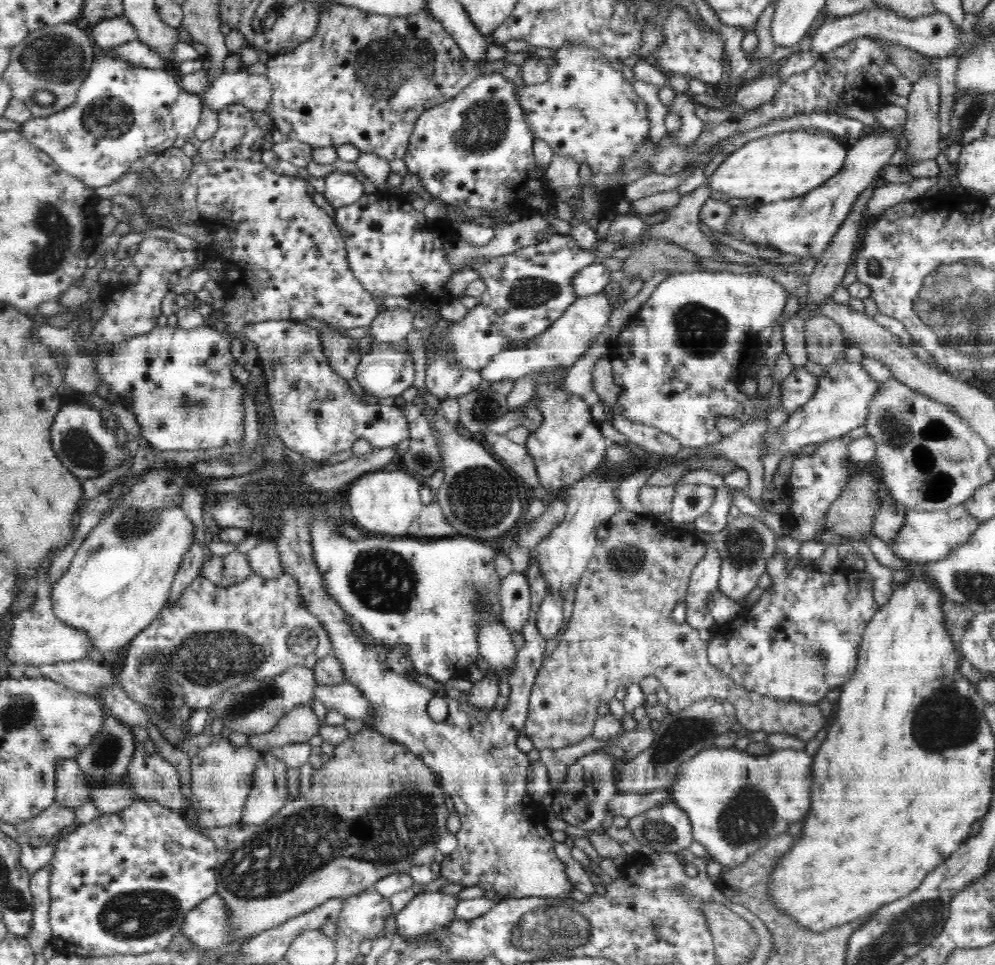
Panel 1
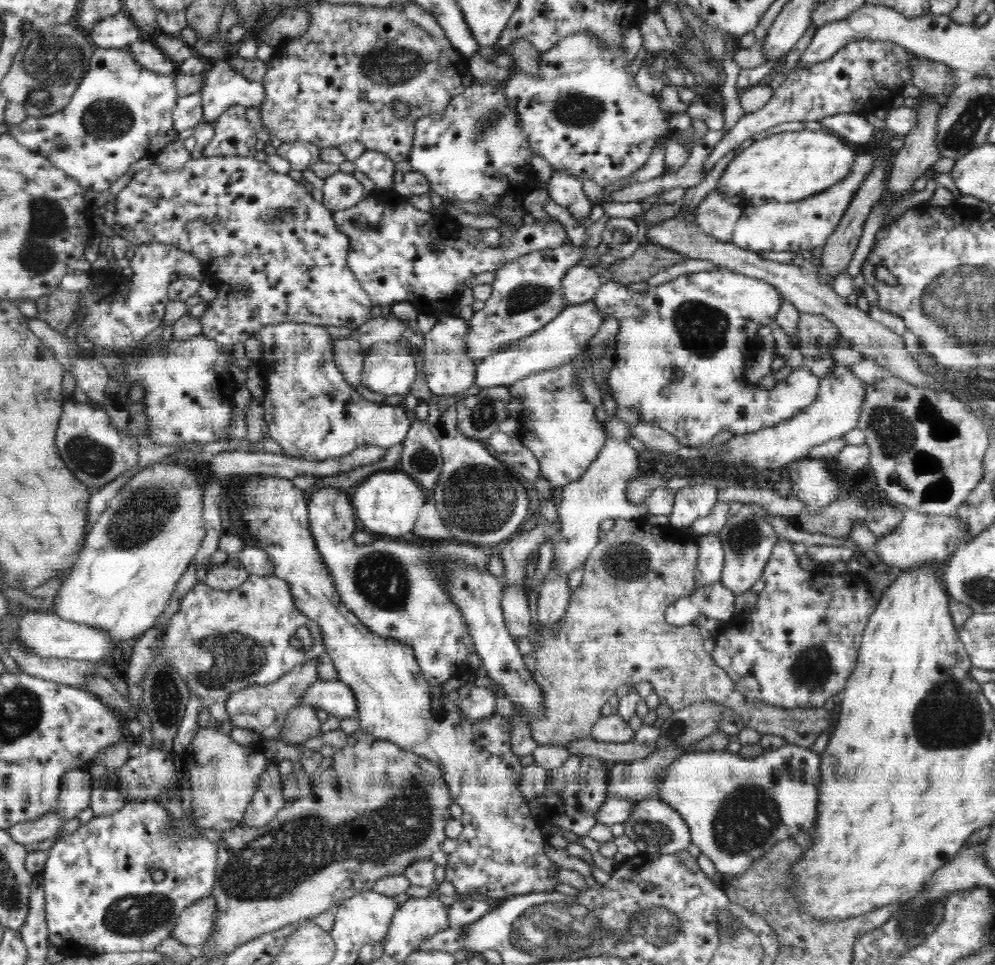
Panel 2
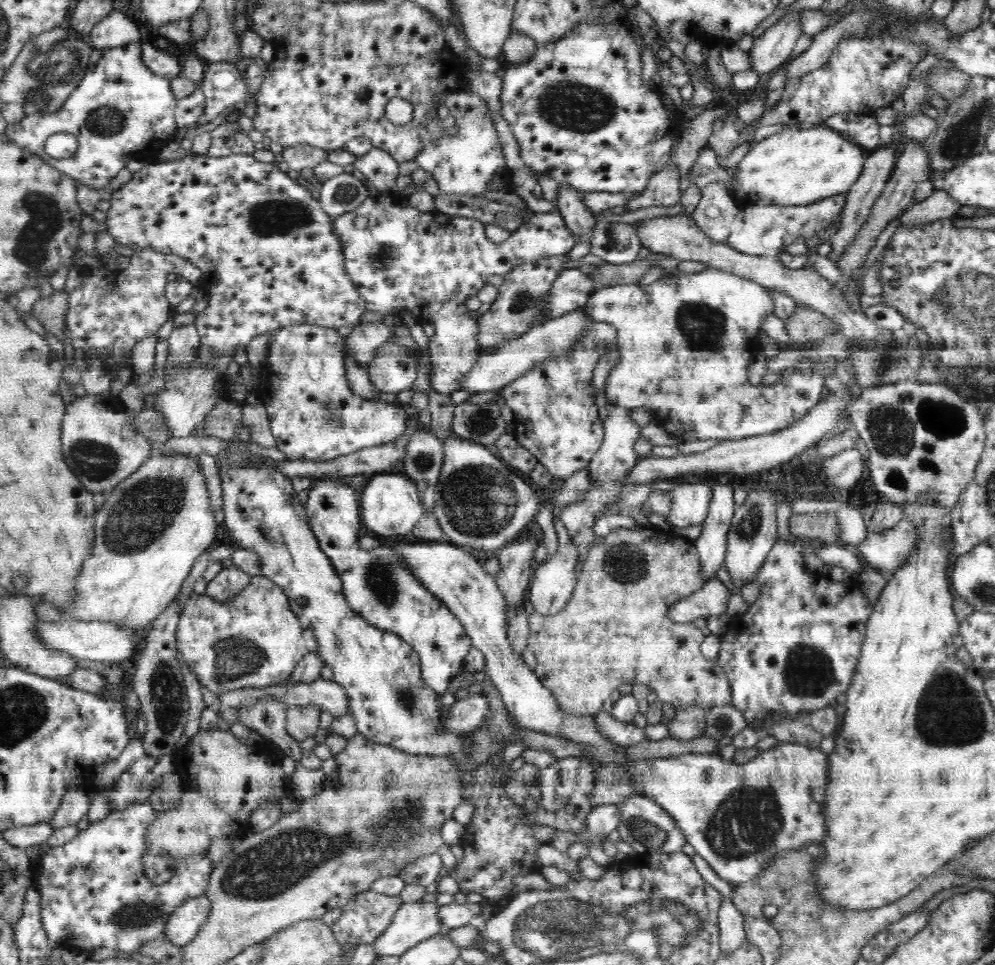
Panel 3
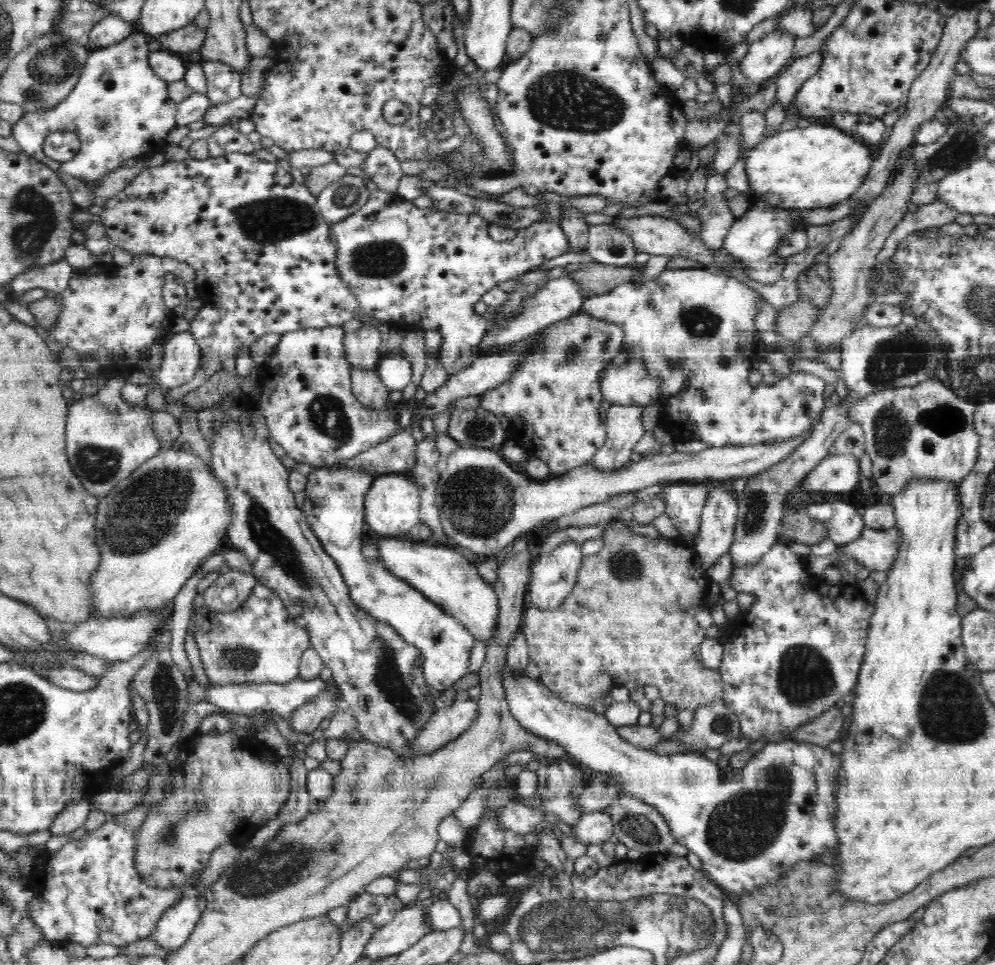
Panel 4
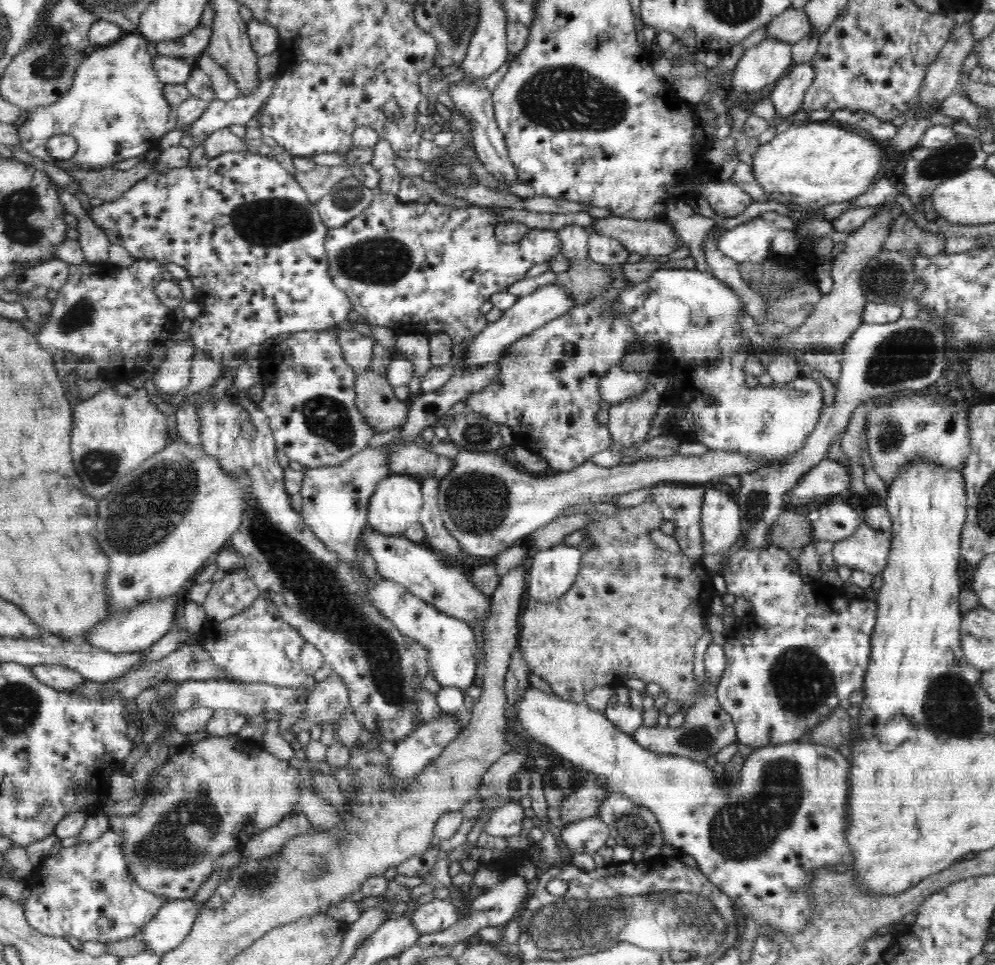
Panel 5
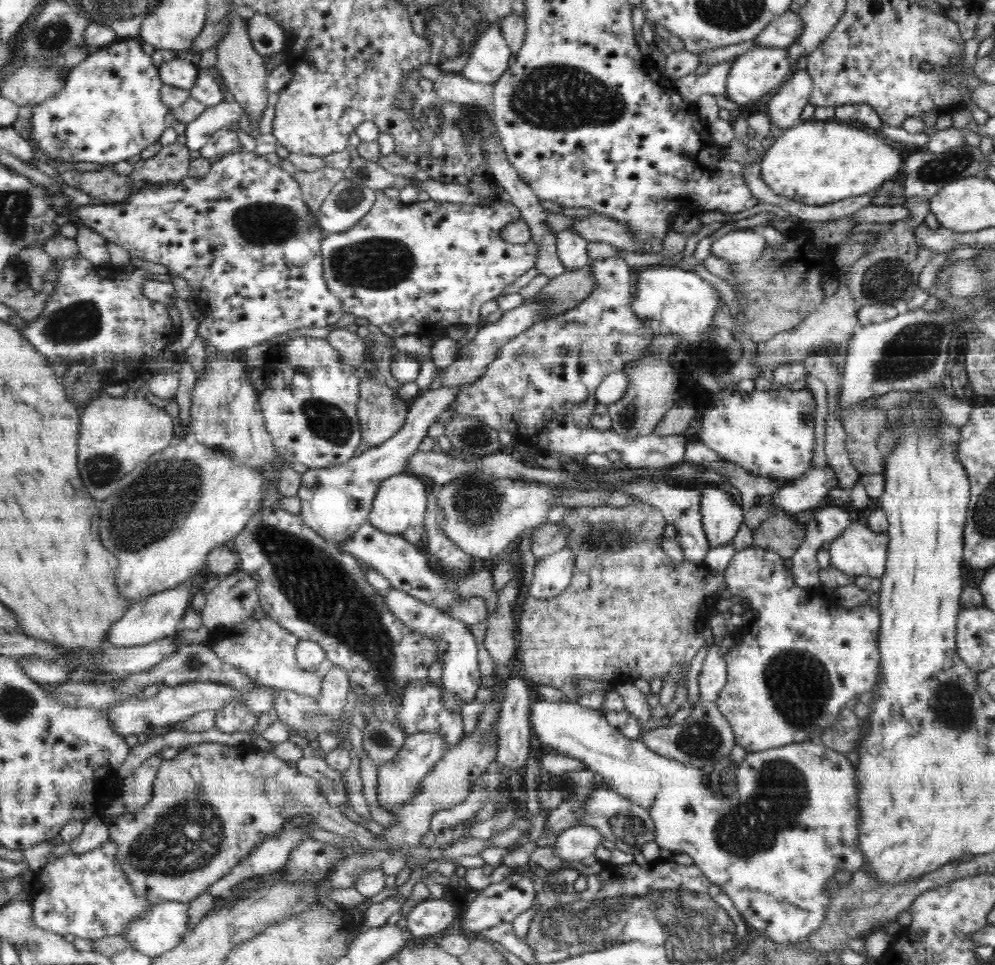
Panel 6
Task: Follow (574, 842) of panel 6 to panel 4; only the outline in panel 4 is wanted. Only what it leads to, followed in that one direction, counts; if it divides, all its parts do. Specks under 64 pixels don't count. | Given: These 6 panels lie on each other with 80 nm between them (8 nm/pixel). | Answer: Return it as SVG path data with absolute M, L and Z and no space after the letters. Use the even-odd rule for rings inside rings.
M606 810L584 813L572 826L576 841L584 847L587 844L599 844L609 840L612 834L612 817Z

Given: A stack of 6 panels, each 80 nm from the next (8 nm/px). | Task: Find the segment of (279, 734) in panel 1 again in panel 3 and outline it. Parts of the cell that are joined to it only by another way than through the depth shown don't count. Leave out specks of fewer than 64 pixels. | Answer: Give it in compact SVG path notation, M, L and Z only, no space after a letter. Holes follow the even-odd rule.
M315 704L308 706L291 706L287 709L287 733L298 742L306 738L315 737L319 727L322 710Z

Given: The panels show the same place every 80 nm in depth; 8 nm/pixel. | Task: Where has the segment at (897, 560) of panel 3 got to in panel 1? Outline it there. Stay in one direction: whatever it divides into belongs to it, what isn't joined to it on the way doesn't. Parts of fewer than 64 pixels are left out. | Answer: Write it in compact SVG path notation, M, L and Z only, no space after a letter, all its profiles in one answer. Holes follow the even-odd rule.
M964 503L952 509L935 511L917 511L907 508L903 526L897 531L898 534L894 536L894 540L888 544L890 551L894 553L893 556L896 556L897 560L911 564L940 561L958 546L969 542L979 522L973 520L961 506L964 506Z

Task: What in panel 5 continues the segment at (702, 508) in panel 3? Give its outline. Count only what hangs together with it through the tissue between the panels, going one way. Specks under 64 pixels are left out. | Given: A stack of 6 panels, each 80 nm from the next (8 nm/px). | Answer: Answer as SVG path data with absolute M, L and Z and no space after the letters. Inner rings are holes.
M660 483L652 488L649 499L660 507L666 520L674 523L672 536L678 541L681 552L686 557L701 560L704 556L701 508L705 486L680 487Z

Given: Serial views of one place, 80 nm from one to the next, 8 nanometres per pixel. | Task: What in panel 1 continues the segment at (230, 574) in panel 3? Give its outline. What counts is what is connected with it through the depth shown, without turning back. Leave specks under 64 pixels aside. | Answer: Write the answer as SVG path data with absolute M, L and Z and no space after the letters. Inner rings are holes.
M242 552L212 555L204 561L200 569L200 575L221 587L238 584L254 573L252 567L250 567L248 555Z

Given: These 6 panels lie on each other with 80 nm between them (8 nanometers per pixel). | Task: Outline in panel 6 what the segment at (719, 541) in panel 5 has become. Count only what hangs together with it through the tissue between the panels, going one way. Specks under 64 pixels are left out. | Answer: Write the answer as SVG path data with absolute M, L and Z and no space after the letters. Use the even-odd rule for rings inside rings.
M720 488L701 489L701 519L710 547L732 544L743 523L741 505Z

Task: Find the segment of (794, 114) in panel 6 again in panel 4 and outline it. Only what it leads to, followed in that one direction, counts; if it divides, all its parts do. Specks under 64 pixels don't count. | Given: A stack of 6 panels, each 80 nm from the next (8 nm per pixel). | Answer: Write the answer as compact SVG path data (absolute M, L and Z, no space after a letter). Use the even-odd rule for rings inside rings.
M821 49L814 50L812 54L804 56L804 58L794 59L785 70L777 76L777 91L776 99L780 101L780 105L785 108L791 105L795 94L800 90L800 87L810 77L820 70L822 64Z

